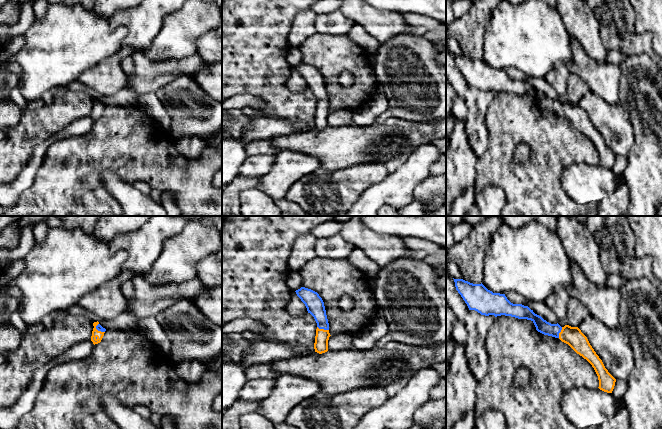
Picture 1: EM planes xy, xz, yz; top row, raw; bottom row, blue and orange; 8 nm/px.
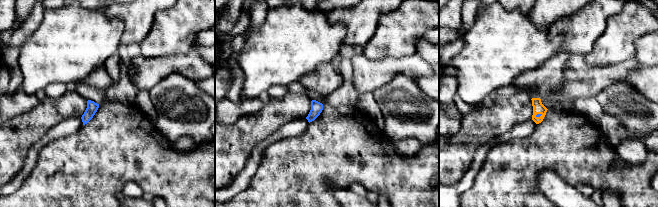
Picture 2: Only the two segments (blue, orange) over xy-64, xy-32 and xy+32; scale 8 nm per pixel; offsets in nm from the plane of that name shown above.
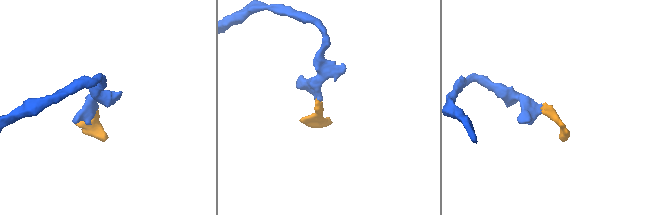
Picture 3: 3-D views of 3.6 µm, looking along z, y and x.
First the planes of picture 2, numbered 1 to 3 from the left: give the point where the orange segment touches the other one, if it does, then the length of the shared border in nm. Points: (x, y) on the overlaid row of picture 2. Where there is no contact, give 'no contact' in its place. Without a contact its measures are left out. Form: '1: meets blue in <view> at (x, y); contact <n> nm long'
1: no contact
2: no contact
3: meets blue in xy+32 at (538, 114); contact 70 nm long

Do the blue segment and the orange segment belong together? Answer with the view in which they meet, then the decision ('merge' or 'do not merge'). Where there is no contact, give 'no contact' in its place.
xz | merge

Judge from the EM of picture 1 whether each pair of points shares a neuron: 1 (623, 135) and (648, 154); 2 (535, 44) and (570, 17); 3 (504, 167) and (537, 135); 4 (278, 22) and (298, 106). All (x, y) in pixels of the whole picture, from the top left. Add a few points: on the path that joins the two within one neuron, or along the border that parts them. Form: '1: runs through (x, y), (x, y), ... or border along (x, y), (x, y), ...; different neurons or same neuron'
1: border along (630, 119), (633, 143), (626, 156); different neurons
2: border along (556, 10), (566, 31), (571, 36); different neurons
3: runs through (504, 155), (504, 151), (520, 135), (525, 135); same neuron
4: runs through (276, 43), (277, 85); same neuron

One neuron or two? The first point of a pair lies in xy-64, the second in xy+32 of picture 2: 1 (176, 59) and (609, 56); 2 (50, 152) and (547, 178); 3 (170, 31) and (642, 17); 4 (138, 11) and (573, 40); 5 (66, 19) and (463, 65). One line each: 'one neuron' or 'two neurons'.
1: two neurons
2: two neurons
3: one neuron
4: one neuron
5: one neuron

